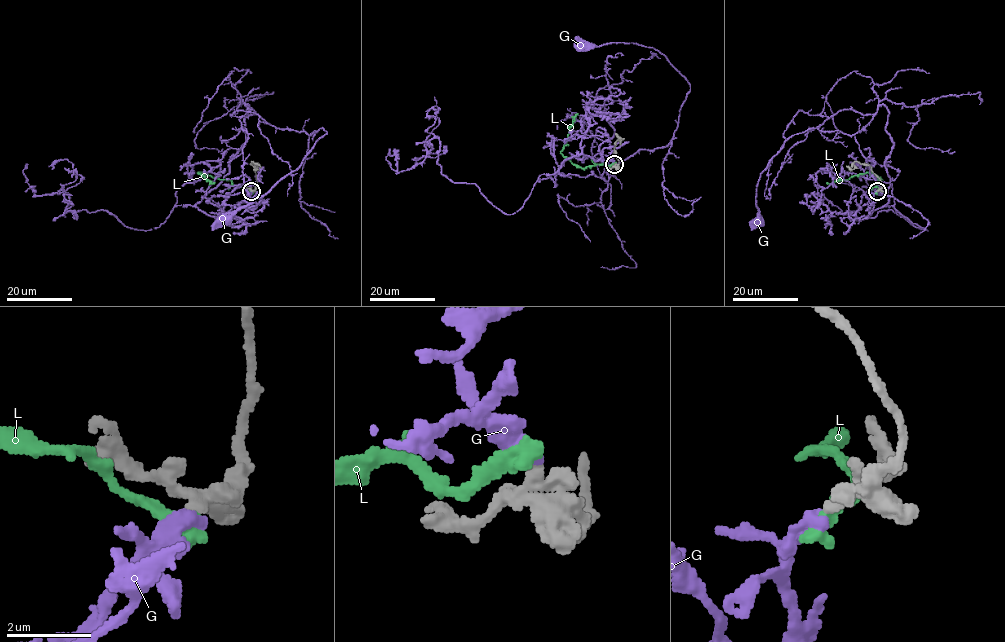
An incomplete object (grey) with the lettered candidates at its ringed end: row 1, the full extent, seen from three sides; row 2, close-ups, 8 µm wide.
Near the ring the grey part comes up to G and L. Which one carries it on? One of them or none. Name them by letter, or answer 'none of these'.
G

